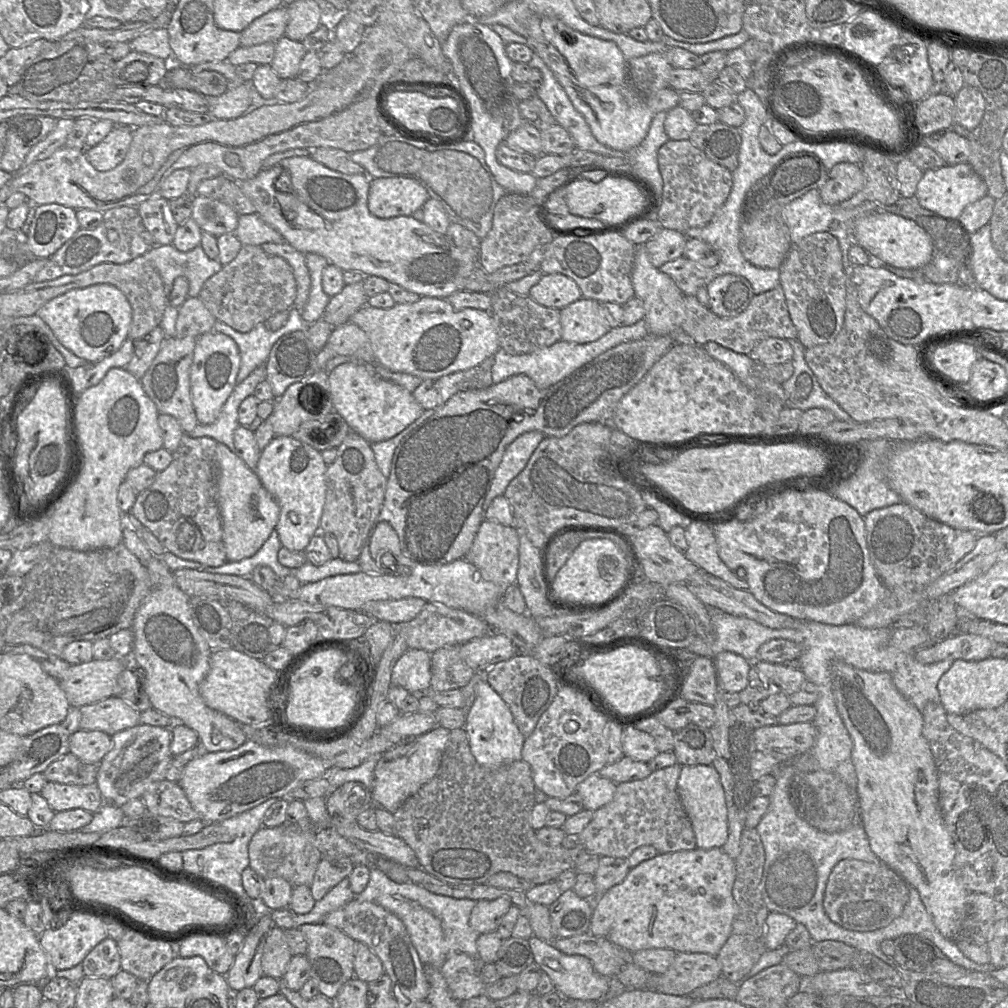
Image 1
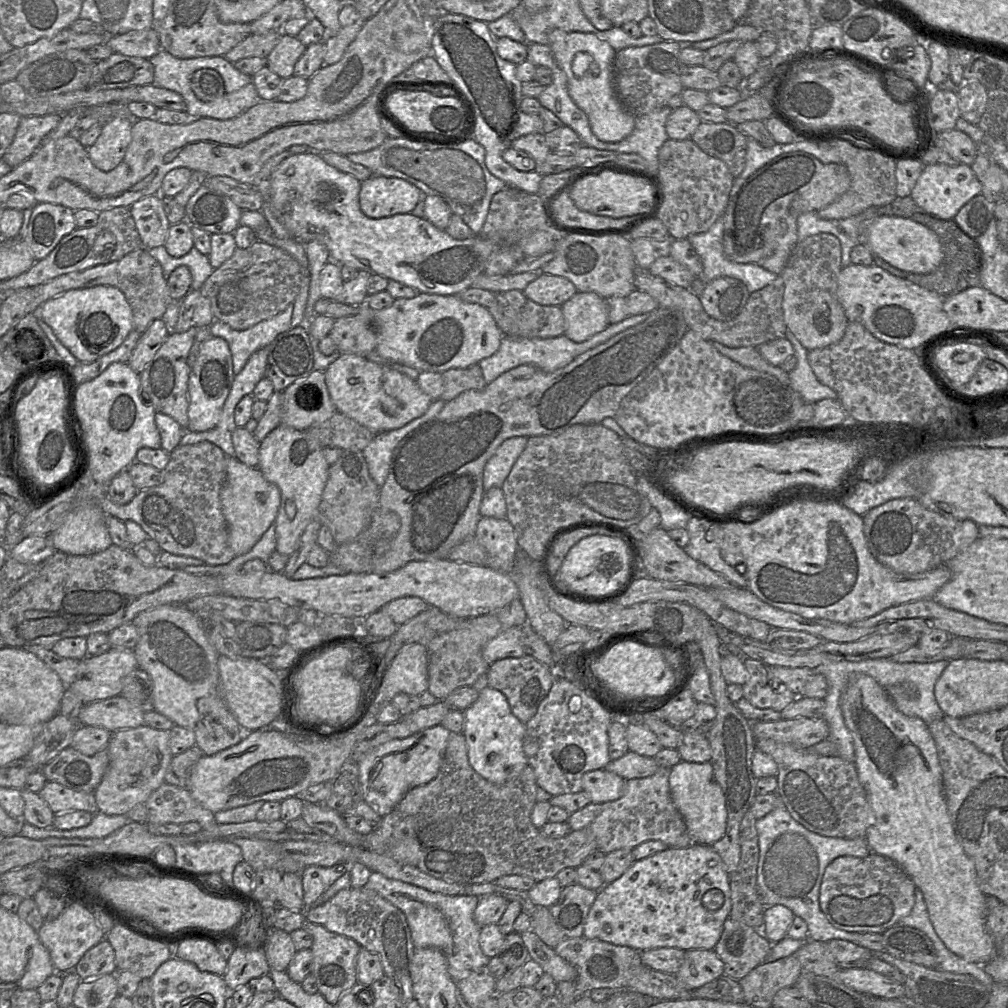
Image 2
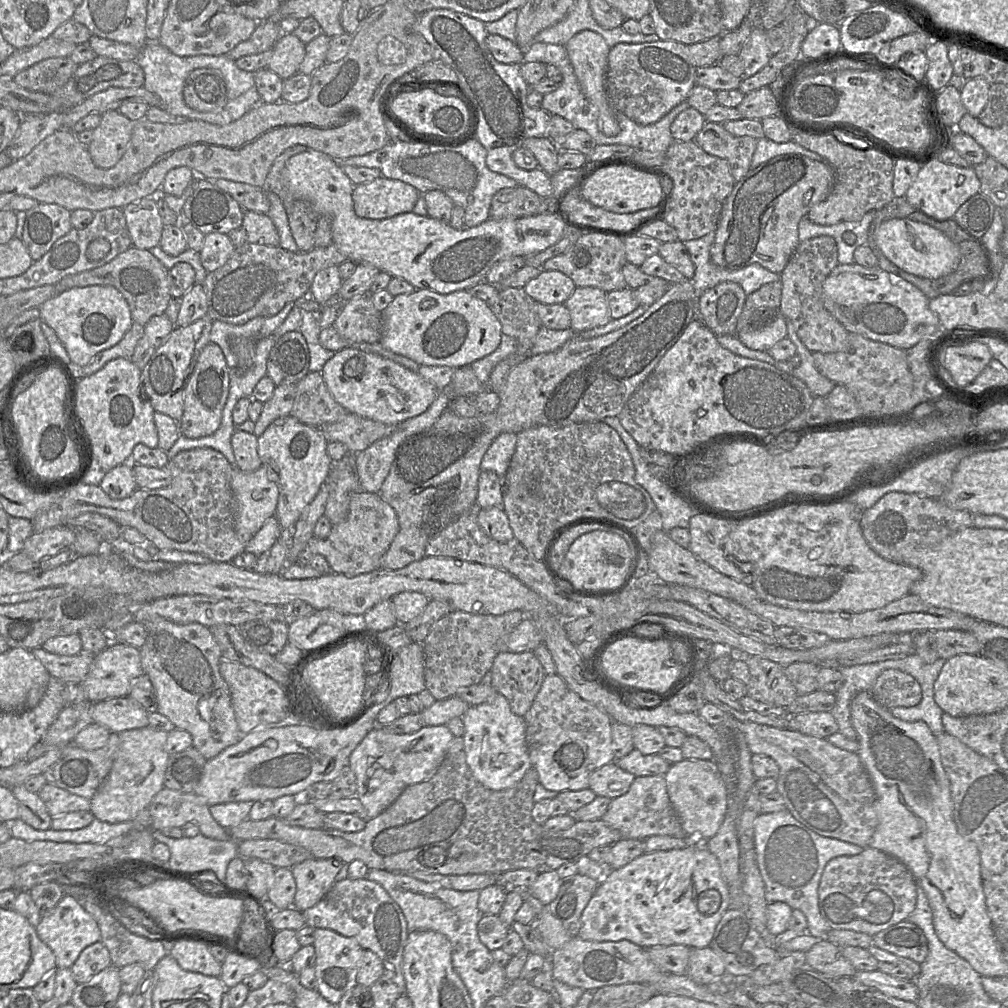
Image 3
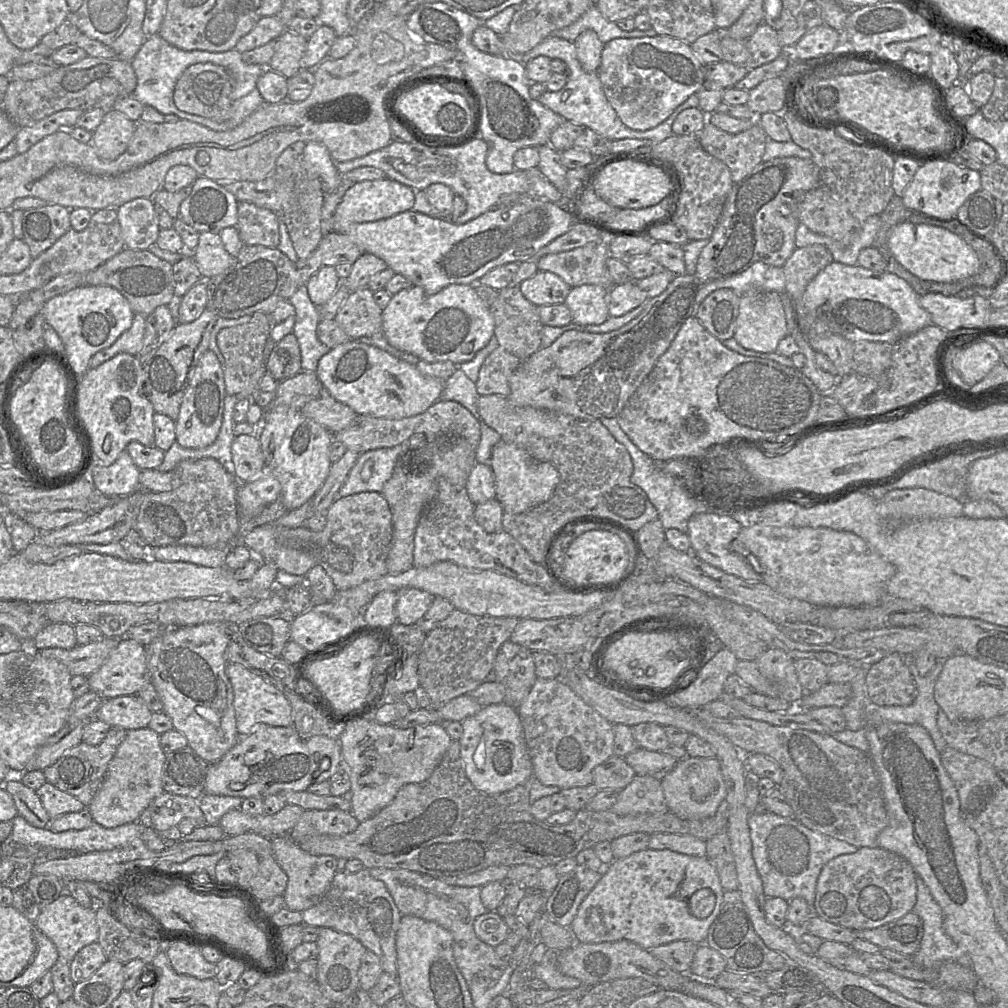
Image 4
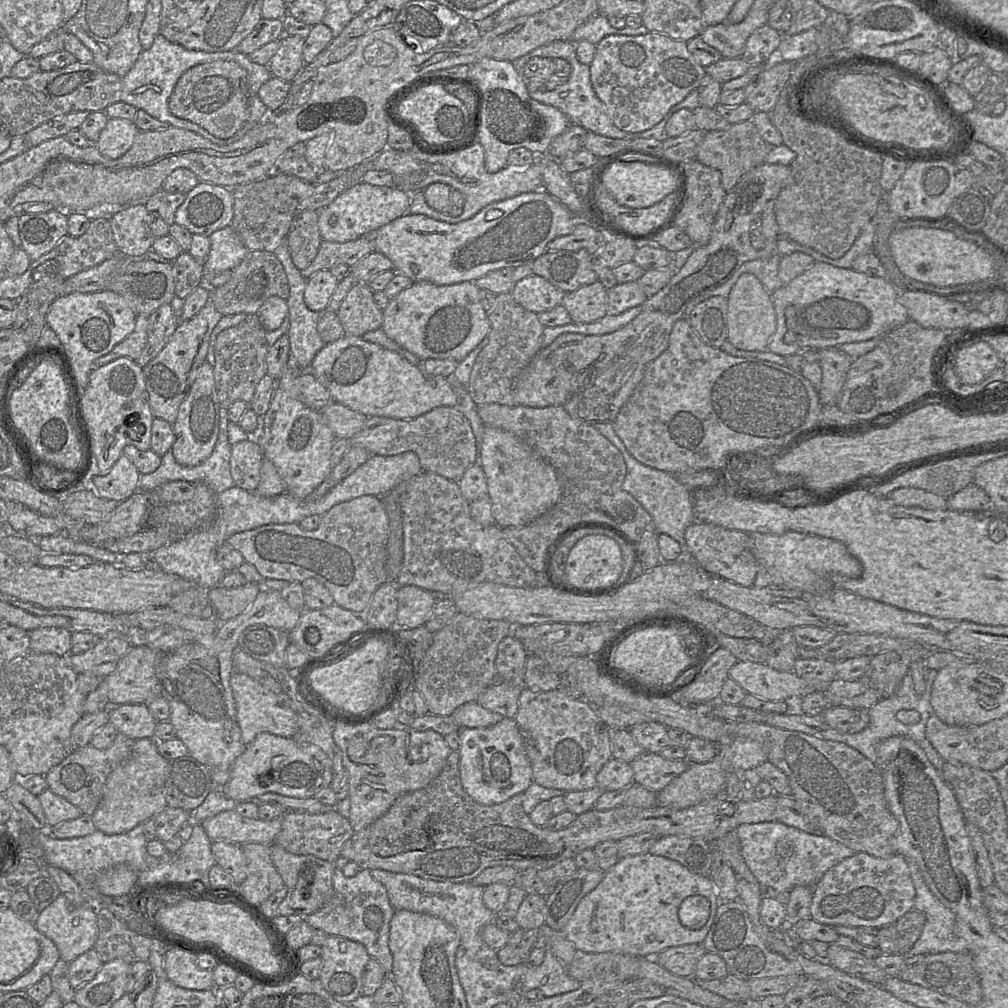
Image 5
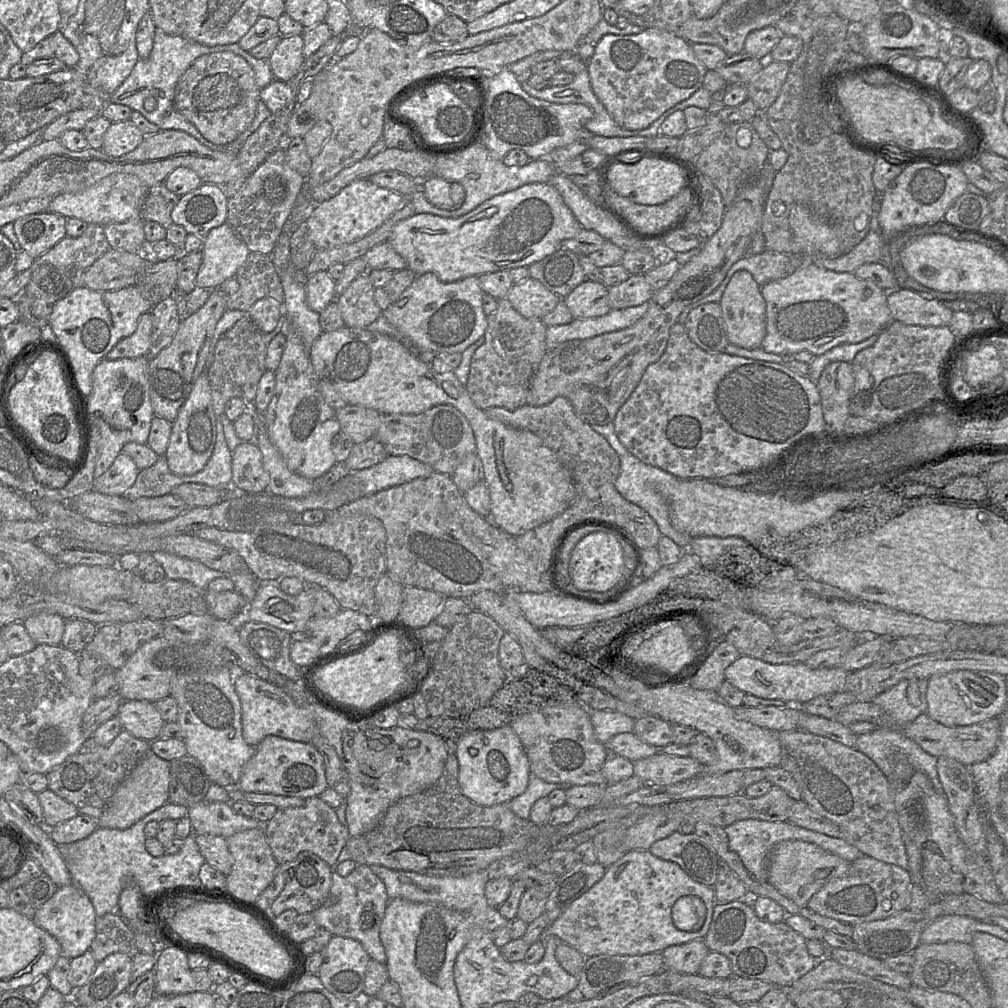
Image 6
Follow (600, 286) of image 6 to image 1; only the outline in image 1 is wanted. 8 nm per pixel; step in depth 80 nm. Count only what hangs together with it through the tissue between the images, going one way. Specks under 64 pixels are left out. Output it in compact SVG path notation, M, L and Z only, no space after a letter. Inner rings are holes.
M582 297L560 310L562 327L561 339L574 343L590 343L605 335L611 328L607 324L600 307L600 302Z

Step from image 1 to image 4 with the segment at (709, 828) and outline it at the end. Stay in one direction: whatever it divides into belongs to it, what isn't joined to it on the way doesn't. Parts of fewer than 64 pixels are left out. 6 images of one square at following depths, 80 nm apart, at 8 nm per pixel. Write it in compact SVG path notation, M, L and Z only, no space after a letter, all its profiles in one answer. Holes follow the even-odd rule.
M686 756L661 780L666 804L681 819L704 819L716 814L726 797L726 786L716 758Z

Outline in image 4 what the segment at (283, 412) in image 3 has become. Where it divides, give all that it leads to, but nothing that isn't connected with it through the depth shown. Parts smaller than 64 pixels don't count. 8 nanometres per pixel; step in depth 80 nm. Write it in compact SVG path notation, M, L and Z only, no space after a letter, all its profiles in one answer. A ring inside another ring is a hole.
M300 371L294 377L277 385L272 405L287 405L301 410L306 403L315 398L323 388L315 372Z

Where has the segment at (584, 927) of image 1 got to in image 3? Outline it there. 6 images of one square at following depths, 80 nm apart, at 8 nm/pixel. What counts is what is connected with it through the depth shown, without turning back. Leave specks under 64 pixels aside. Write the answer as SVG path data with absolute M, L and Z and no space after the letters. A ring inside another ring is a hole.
M576 873L562 879L556 898L547 906L572 937L578 937L581 915L595 893L599 882L586 875Z

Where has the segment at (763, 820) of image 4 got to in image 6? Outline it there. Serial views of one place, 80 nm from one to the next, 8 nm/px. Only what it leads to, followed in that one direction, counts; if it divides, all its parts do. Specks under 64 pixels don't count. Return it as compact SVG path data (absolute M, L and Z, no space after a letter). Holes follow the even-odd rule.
M756 819L737 821L724 828L727 836L729 847L736 852L745 868L758 880L767 881L768 877L768 858L772 849L784 841L805 841L813 843L822 849L835 854L842 859L853 862L863 856L863 854L853 845L843 839L834 838L814 832L788 822L768 822Z

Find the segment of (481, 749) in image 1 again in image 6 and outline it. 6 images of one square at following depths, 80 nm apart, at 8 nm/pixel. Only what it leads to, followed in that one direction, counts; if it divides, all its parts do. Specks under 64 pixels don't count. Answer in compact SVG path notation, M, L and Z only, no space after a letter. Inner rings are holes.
M510 725L494 730L470 730L459 737L455 755L459 763L460 790L476 805L491 807L508 803L524 793L528 787L529 760L519 737Z

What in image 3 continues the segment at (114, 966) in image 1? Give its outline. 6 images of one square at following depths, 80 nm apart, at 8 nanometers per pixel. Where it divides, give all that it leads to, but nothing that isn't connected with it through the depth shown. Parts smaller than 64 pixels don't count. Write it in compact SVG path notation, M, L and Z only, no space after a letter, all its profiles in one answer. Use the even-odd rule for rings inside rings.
M97 941L81 951L70 970L76 983L84 983L111 964L109 950Z

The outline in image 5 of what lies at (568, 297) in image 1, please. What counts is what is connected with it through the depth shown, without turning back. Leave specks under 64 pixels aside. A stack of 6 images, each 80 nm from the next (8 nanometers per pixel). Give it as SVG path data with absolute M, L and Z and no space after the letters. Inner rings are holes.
M536 274L516 282L511 290L512 297L519 305L536 314L562 305L565 294L566 292Z

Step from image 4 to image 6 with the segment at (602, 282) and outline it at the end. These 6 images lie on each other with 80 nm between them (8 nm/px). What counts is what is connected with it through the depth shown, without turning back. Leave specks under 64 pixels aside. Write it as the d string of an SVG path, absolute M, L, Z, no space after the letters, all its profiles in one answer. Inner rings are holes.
M565 249L530 265L529 274L562 299L587 279L579 255Z

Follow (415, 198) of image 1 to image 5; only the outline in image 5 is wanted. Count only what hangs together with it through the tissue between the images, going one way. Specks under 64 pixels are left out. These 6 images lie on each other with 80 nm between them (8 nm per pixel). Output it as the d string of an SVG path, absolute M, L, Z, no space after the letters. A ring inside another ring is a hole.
M359 182L319 211L319 232L322 240L330 242L356 240L409 213L410 205L411 194L401 189Z

